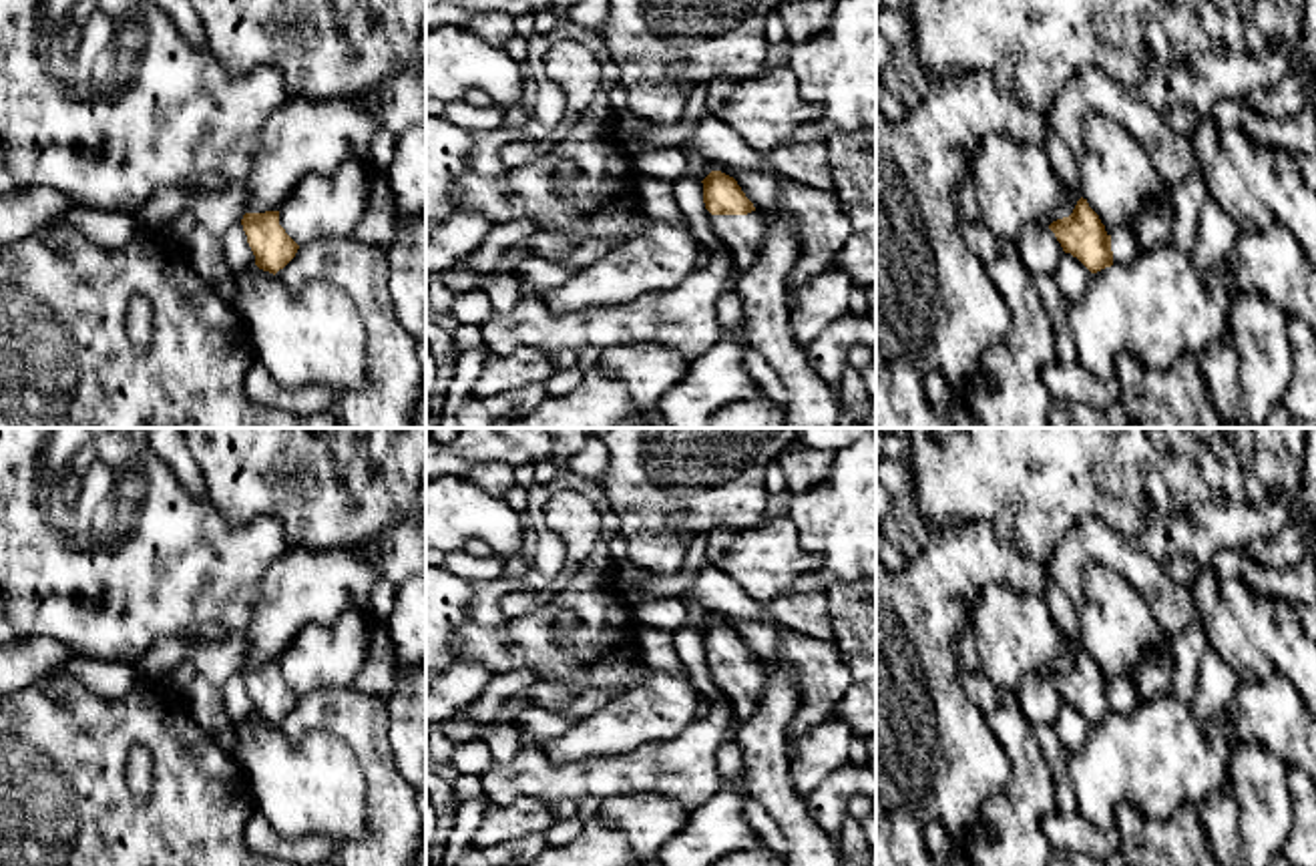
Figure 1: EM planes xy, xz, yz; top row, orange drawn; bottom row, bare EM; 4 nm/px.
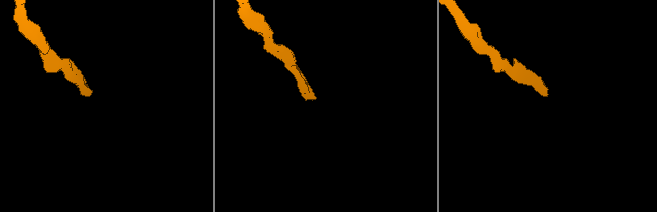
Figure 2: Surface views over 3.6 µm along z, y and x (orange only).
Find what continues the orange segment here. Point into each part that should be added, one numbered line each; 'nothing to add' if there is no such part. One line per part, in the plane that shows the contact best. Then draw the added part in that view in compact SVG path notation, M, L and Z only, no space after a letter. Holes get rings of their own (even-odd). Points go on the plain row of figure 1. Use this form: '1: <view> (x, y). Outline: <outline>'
1: xz (742, 684). Outline: M757 659L747 665L711 665L707 661L707 669L731 703L735 721L749 719L763 693L763 665Z

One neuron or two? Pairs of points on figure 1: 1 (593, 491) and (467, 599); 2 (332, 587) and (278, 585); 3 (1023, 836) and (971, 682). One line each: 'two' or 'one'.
1: one
2: one
3: one

